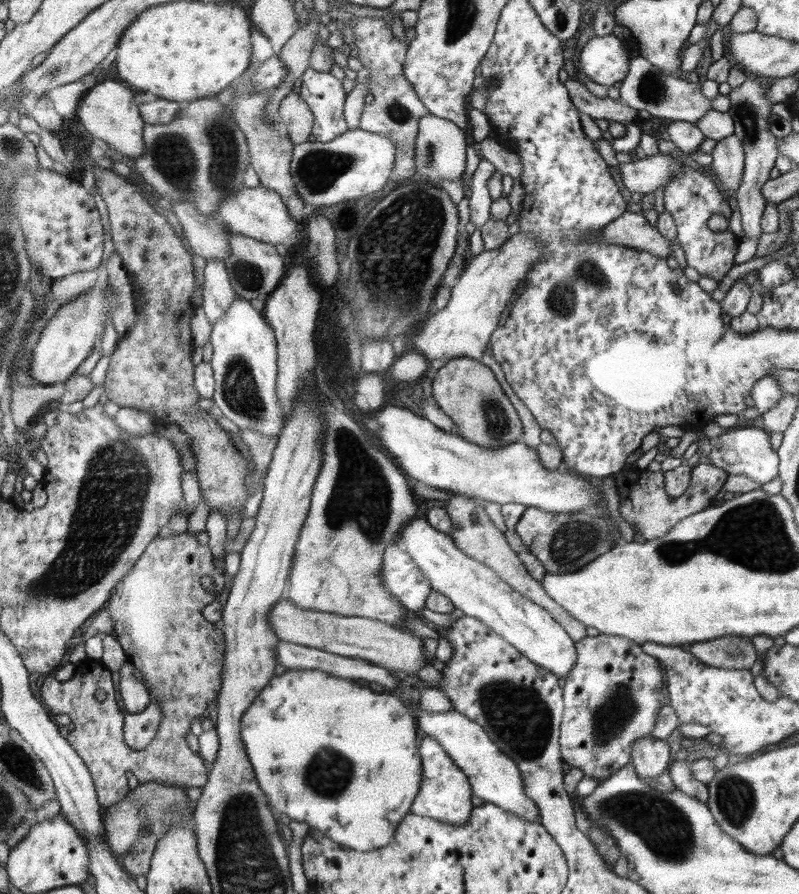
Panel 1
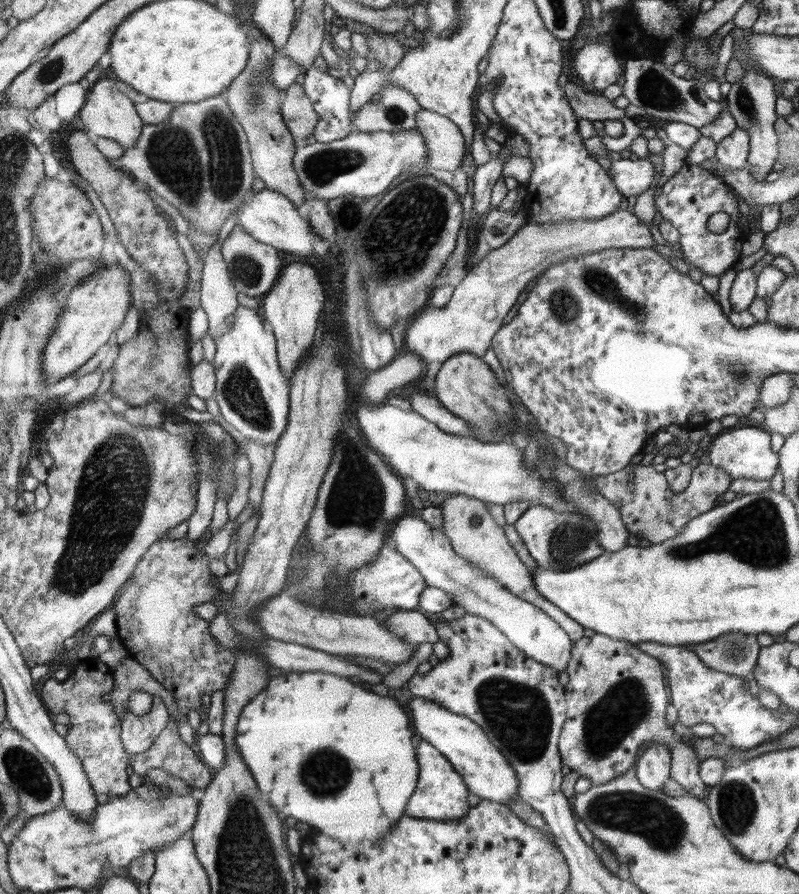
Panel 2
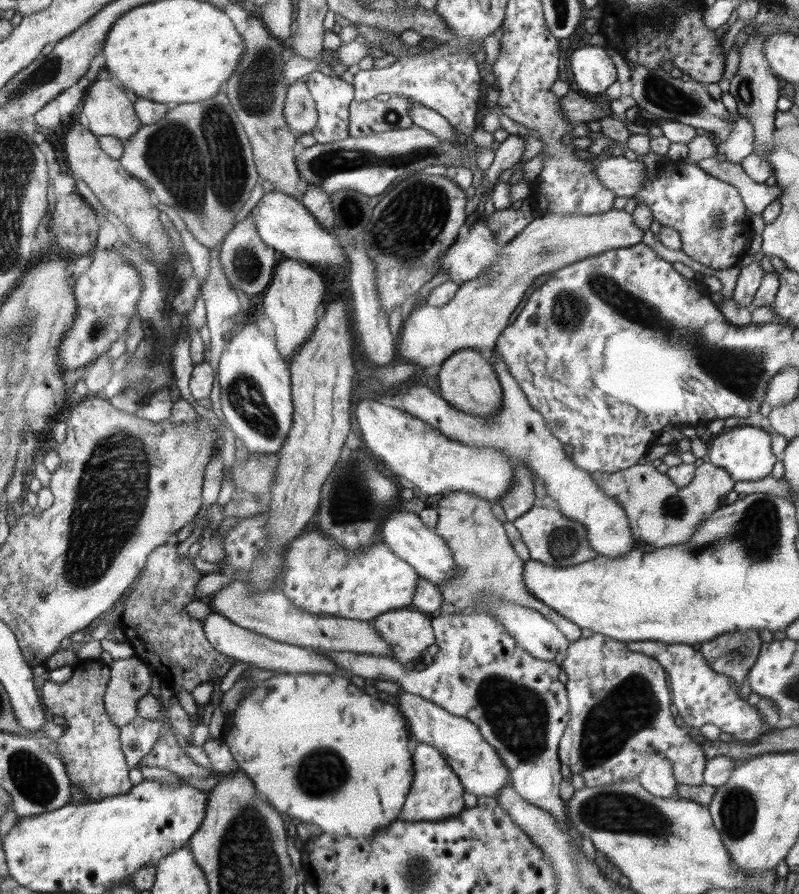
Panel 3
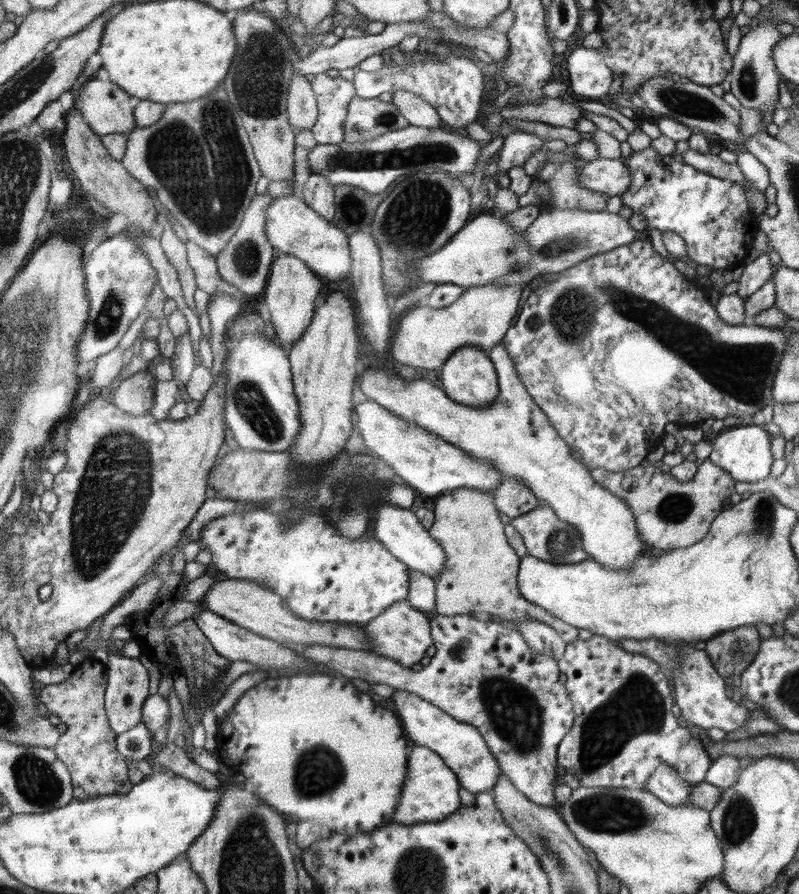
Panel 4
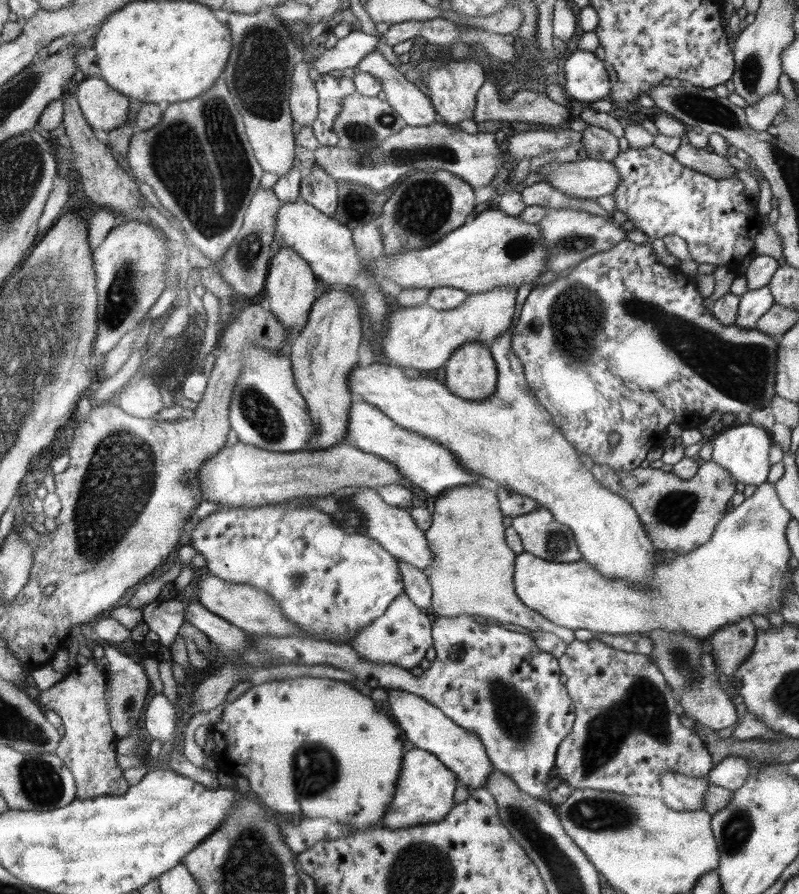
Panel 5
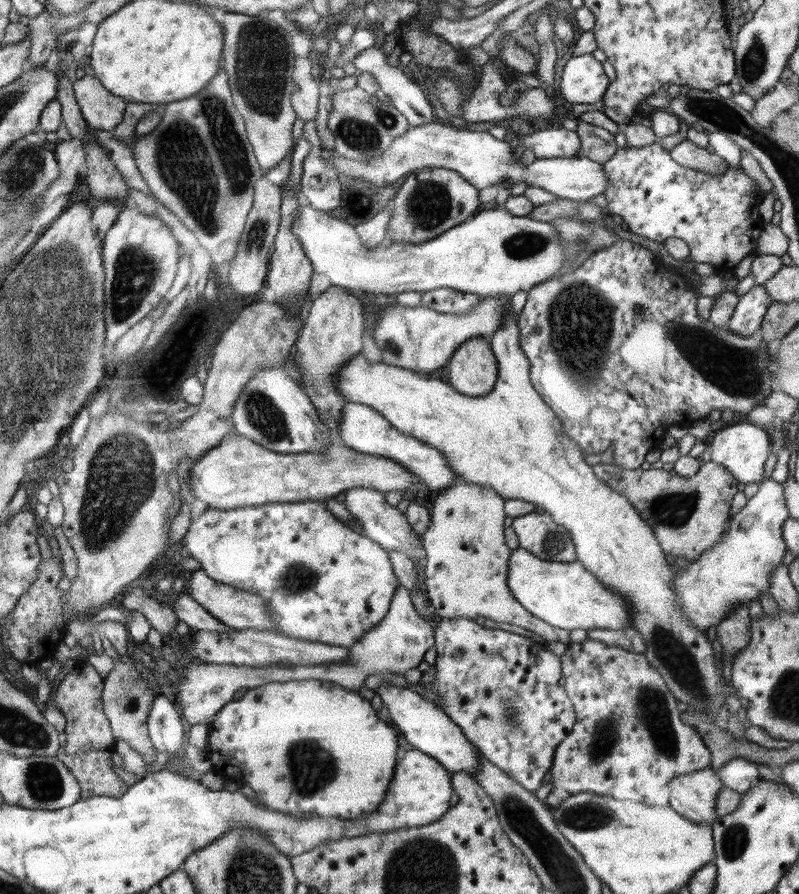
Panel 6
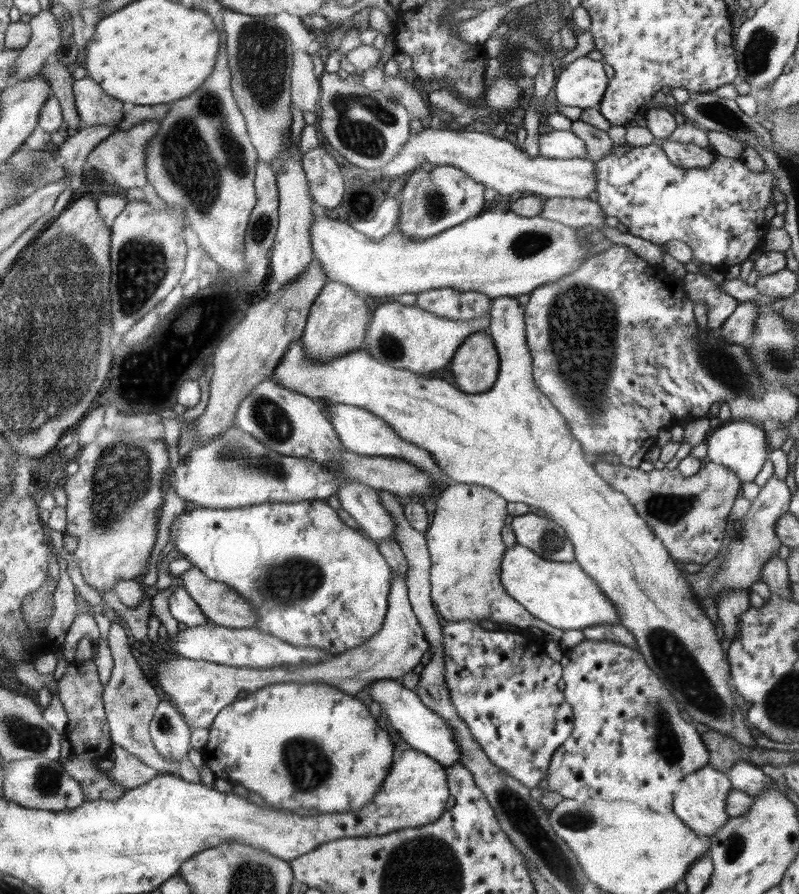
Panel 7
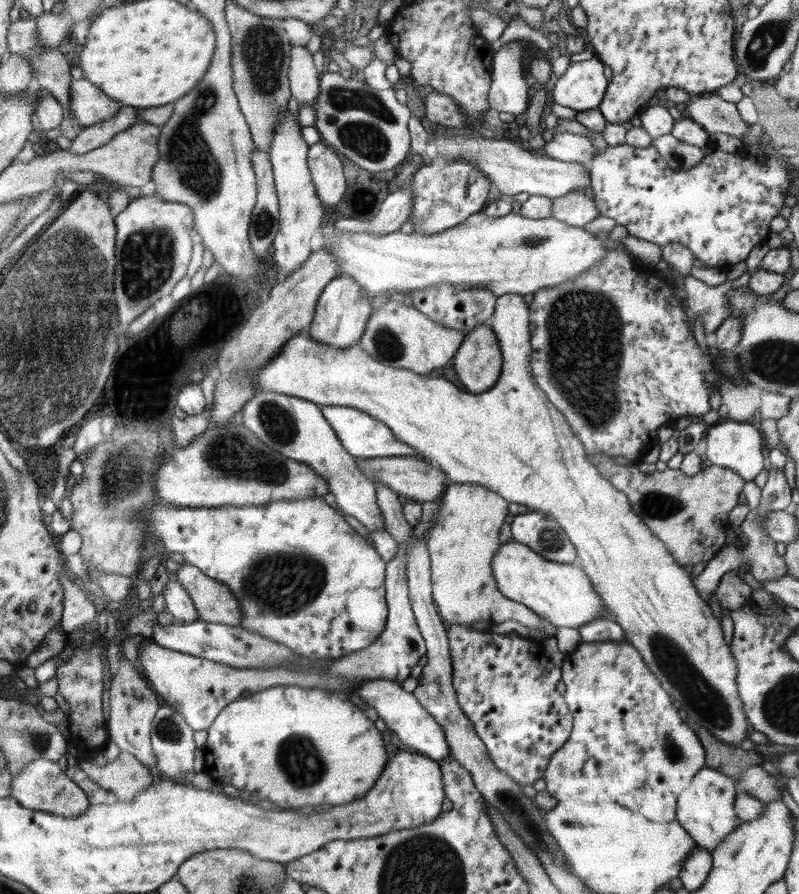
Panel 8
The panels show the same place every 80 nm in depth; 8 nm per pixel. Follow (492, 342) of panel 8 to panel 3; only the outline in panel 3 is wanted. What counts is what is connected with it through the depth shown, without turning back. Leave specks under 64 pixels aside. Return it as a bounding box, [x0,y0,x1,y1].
[438,348,503,417]

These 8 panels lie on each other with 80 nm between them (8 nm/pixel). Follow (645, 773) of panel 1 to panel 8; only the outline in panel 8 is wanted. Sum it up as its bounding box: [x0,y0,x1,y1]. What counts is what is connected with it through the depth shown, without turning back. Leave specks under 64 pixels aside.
[677,767,739,852]

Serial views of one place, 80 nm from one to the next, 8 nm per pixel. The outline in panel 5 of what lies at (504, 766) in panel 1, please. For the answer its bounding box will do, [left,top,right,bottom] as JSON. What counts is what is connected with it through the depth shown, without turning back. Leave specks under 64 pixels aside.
[386,689,496,789]

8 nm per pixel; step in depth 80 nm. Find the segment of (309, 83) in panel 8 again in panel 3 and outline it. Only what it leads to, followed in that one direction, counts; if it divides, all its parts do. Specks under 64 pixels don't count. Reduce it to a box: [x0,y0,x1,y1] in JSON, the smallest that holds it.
[284,81,318,136]

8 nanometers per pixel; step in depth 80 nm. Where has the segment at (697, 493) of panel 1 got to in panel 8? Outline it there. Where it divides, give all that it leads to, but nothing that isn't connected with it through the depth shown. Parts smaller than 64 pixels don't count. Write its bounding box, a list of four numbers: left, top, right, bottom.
[588,453,745,565]

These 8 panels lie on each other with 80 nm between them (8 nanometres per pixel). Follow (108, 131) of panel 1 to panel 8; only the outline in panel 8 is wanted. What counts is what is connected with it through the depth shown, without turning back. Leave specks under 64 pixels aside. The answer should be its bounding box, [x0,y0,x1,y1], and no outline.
[69,78,122,127]

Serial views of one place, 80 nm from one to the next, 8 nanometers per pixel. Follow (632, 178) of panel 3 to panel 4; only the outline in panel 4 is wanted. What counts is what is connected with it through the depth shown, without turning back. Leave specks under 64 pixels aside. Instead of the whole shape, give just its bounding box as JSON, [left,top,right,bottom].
[579,159,632,196]

